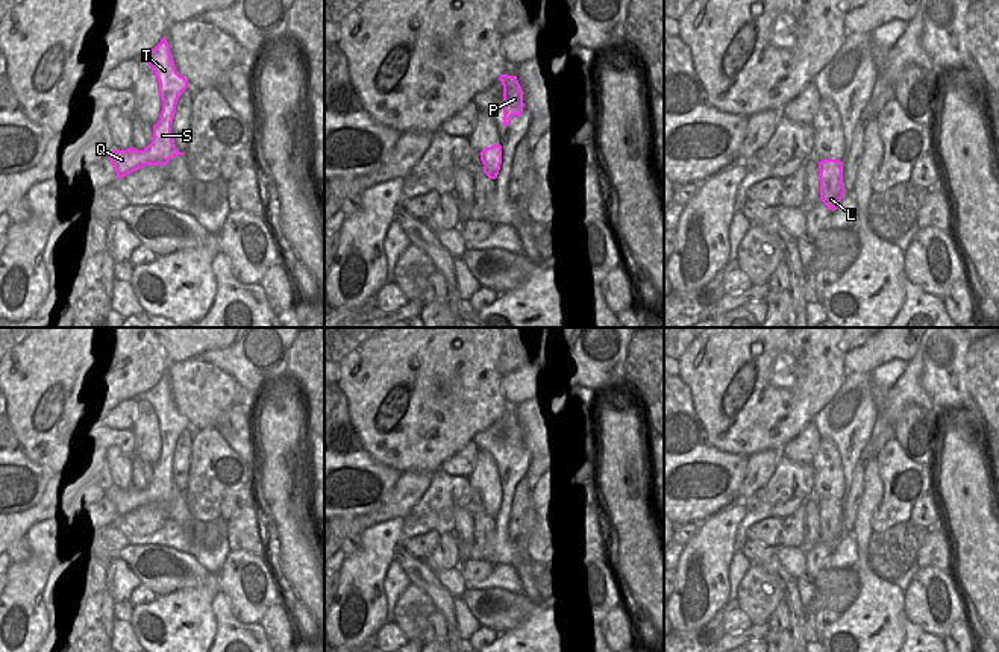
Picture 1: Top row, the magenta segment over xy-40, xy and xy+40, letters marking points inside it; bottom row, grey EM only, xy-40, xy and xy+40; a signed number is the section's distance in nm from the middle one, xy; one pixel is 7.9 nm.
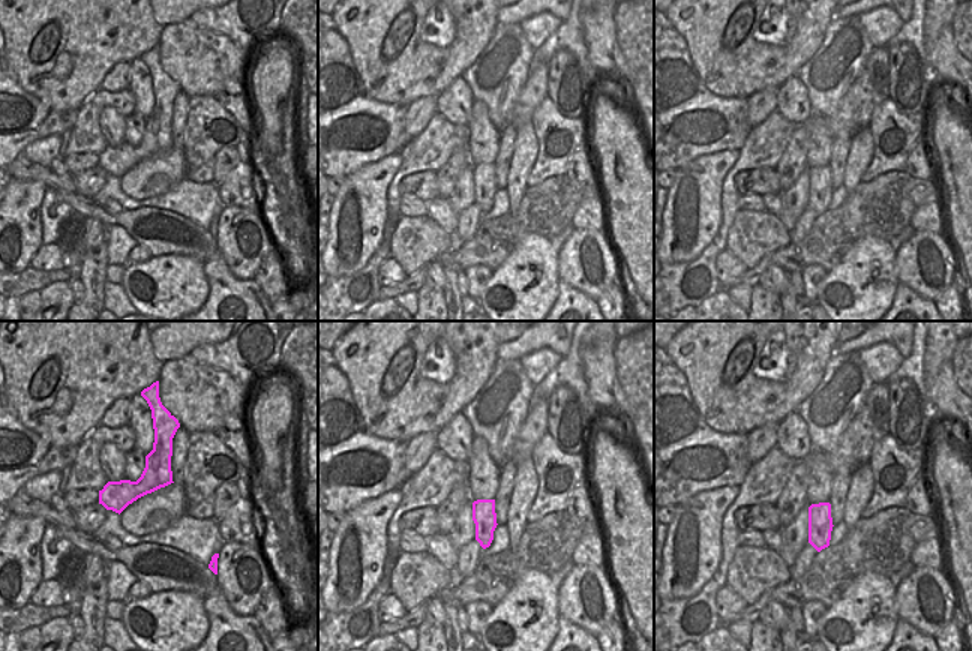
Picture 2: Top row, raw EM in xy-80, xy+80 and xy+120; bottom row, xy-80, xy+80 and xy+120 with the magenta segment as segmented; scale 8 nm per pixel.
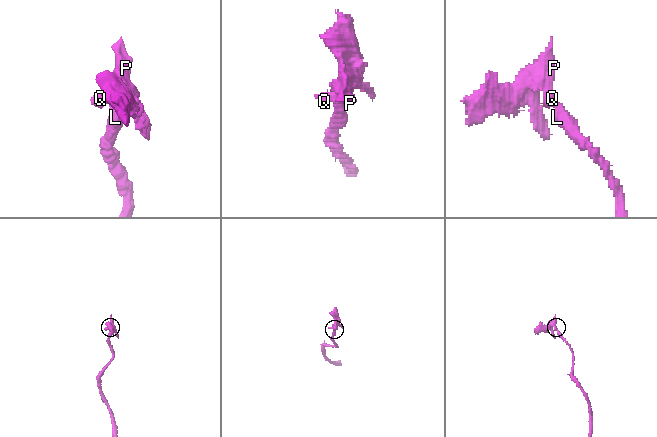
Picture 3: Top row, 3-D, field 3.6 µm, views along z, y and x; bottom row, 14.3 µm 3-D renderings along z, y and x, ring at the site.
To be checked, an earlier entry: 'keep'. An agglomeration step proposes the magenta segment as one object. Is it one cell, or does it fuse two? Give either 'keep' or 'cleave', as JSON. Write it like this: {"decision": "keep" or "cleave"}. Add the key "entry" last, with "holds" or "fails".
{"decision": "cleave", "entry": "fails"}

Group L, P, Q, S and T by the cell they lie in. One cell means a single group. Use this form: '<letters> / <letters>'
L / P Q S T

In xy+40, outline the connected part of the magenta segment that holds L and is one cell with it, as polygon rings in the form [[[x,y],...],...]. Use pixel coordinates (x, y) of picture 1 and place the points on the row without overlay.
[[[819,502],[819,519],[820,519],[820,540],[831,549],[835,550],[843,538],[843,502]]]

